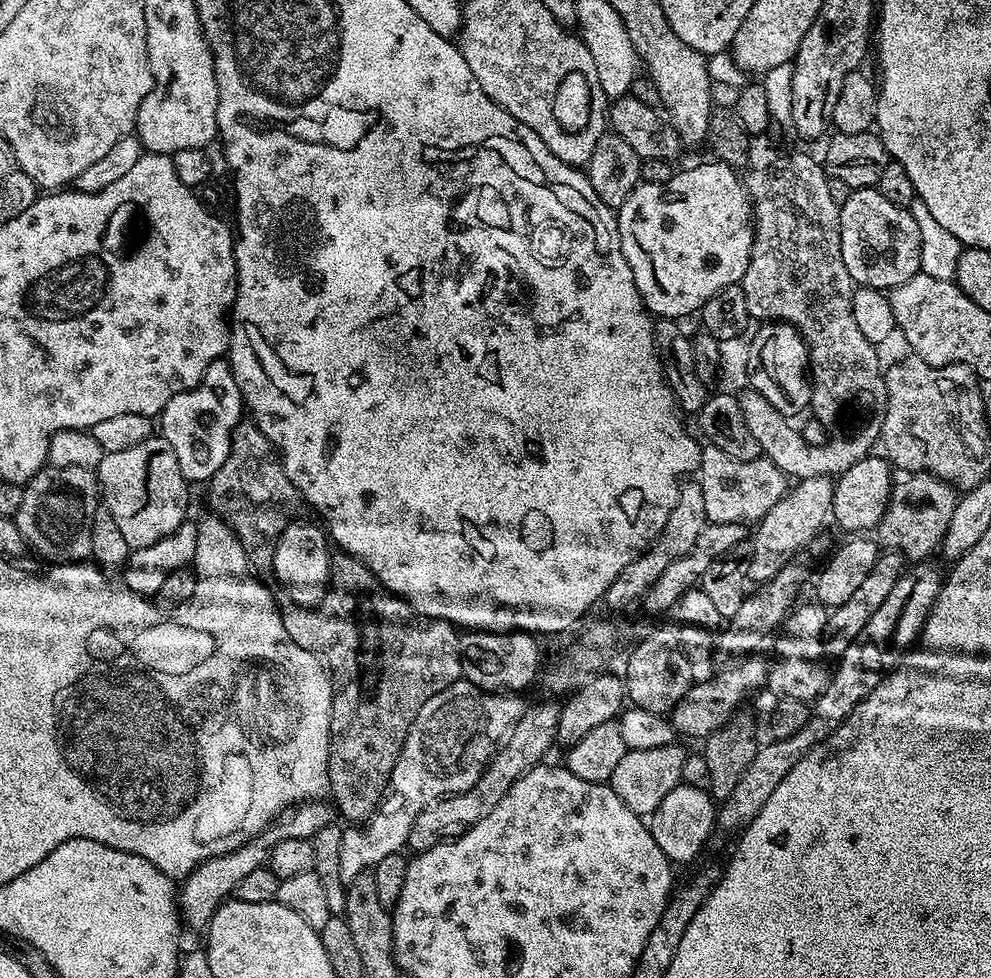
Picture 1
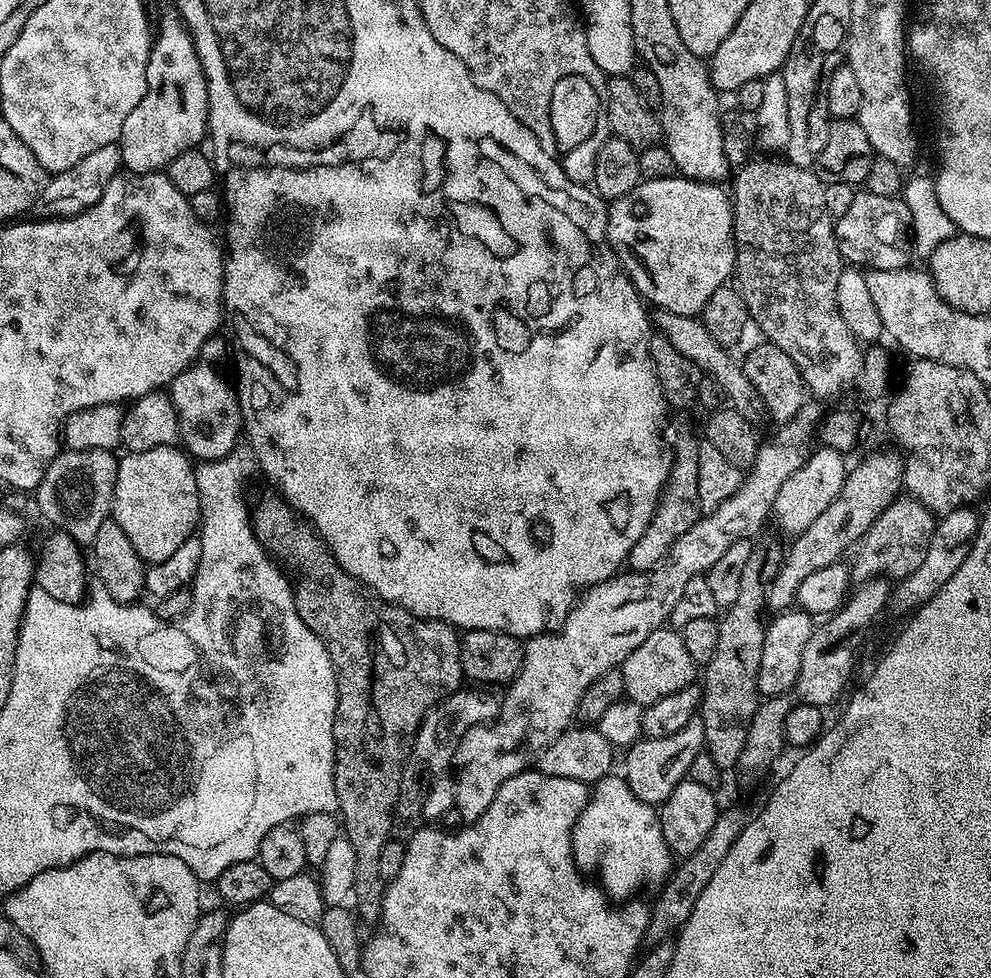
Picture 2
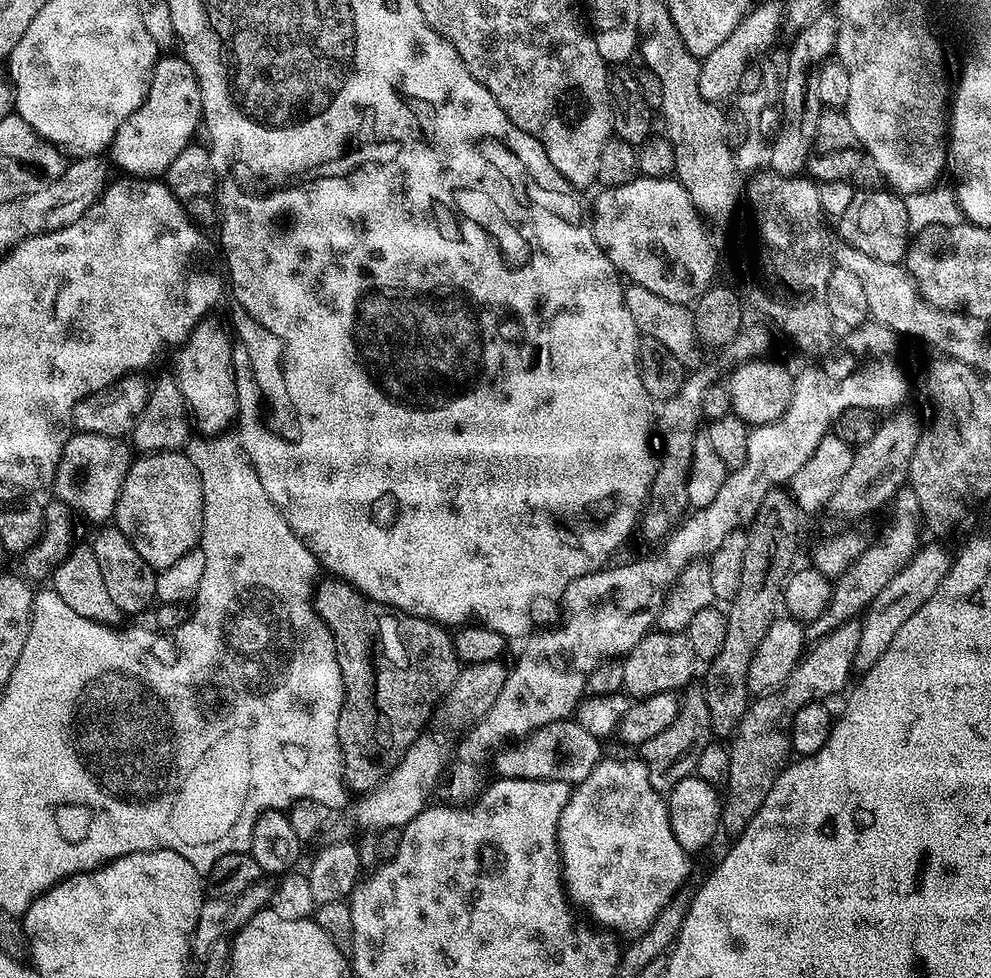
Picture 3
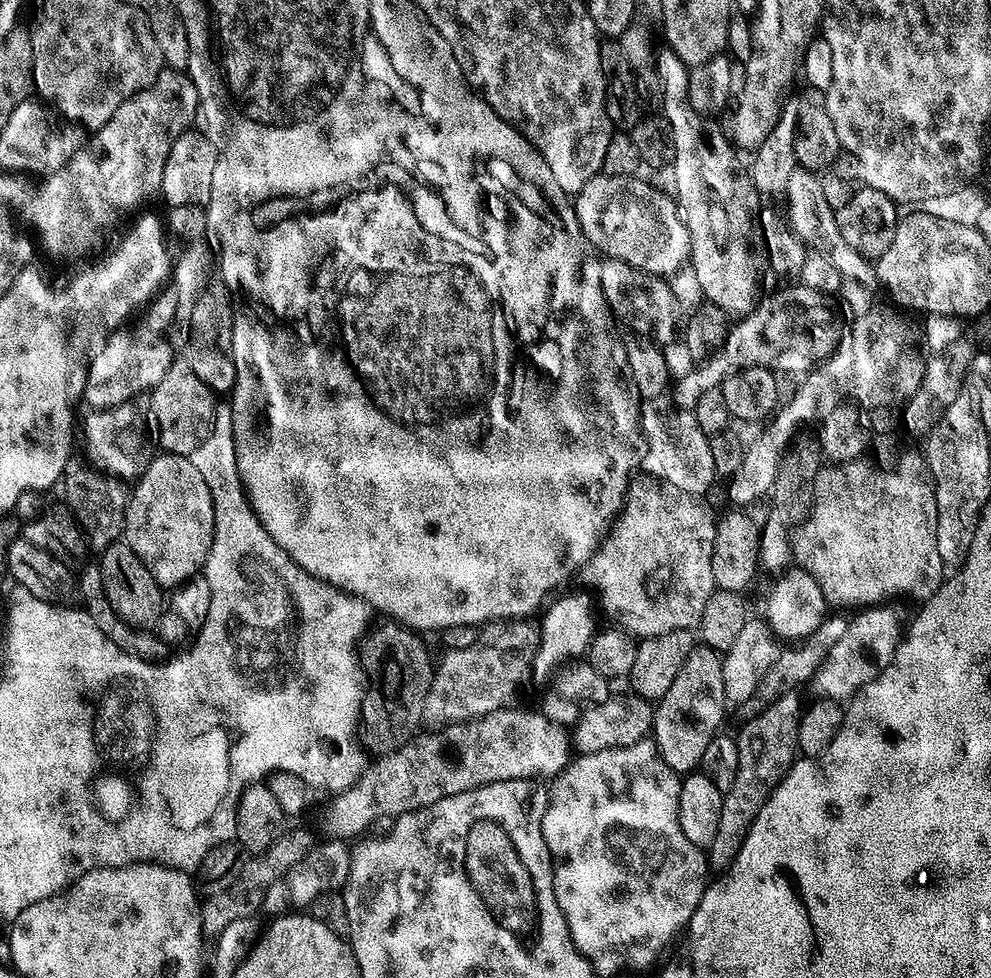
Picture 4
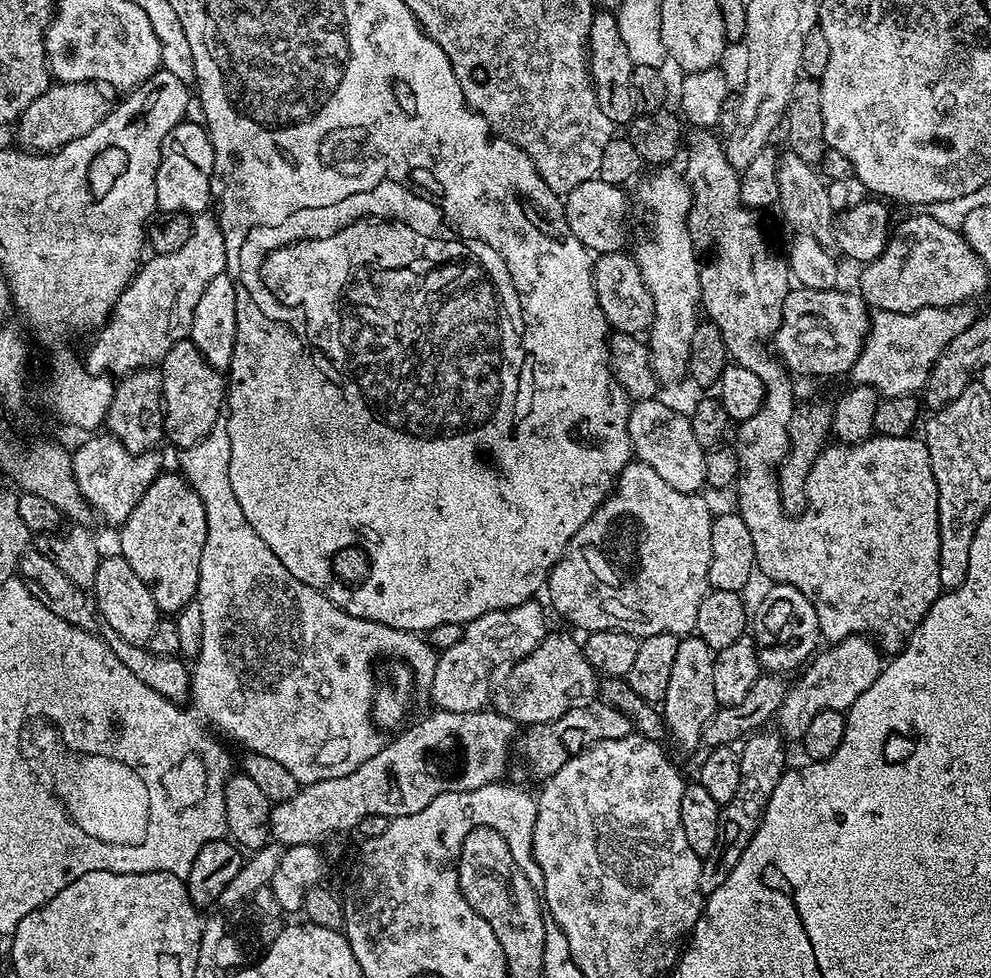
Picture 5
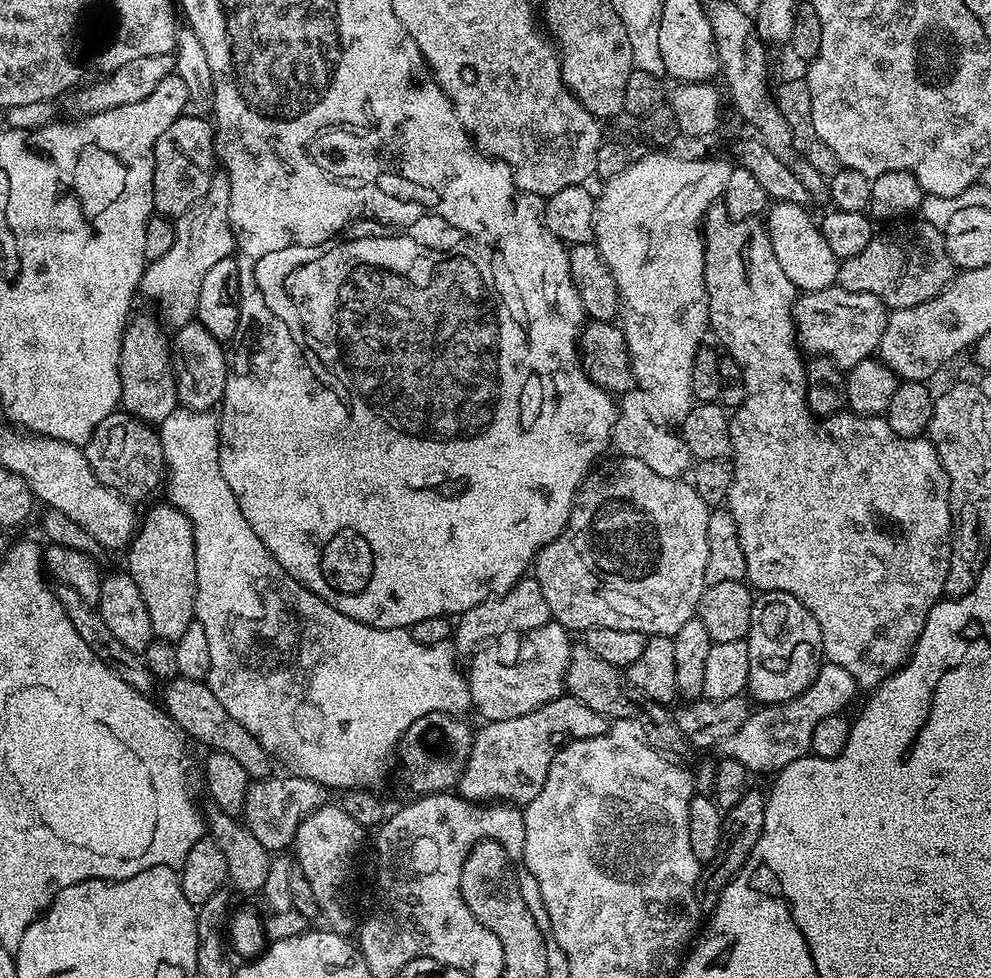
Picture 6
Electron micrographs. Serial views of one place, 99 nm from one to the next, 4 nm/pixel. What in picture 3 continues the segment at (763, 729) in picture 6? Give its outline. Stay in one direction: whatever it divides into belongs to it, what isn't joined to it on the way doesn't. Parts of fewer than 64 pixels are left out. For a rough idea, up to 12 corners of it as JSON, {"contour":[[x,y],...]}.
{"contour":[[925,543],[863,613],[852,662],[868,672],[942,586],[943,543]]}

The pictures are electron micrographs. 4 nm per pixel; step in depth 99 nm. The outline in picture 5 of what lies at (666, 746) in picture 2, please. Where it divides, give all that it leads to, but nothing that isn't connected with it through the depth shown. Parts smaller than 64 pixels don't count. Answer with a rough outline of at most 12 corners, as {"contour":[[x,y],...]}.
{"contour":[[681,639],[662,702],[667,735],[701,747],[716,652]]}

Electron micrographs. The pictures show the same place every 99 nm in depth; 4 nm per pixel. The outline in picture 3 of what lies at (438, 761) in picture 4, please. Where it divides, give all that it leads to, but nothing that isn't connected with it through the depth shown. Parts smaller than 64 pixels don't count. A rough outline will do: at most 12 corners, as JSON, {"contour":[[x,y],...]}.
{"contour":[[550,722],[495,753],[506,780],[575,786],[600,763],[596,735]]}

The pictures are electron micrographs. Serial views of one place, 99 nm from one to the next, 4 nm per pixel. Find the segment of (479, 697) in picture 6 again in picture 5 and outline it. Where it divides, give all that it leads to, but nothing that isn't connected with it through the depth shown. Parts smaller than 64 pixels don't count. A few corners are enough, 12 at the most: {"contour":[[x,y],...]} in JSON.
{"contour":[[549,635],[515,661],[490,704],[518,726],[591,701],[581,641]]}

